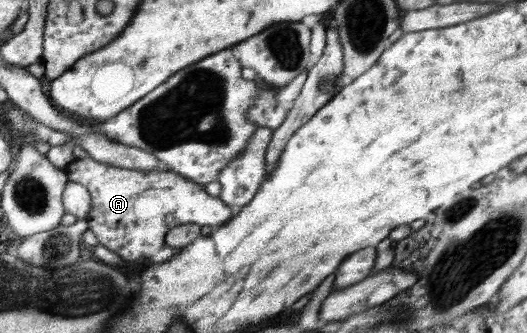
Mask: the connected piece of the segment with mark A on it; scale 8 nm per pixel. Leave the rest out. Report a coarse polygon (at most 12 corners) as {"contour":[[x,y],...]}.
{"contour":[[88,156],[62,169],[83,184],[98,242],[150,258],[174,226],[235,216],[176,171]]}

